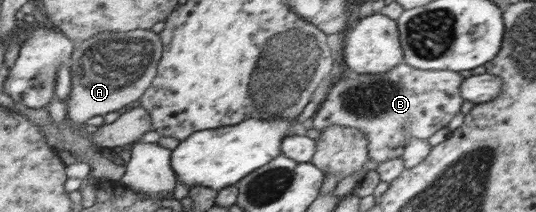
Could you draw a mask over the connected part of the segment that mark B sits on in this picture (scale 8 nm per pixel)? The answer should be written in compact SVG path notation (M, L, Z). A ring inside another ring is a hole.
M403 63L385 74L359 74L348 69L336 80L333 80L324 92L321 103L313 118L312 126L318 132L332 128L332 126L346 126L360 130L369 139L369 155L376 163L403 156L405 146L410 136L418 139L428 139L434 133L446 127L452 116L460 110L462 96L461 83L464 78L450 70L420 70Z

